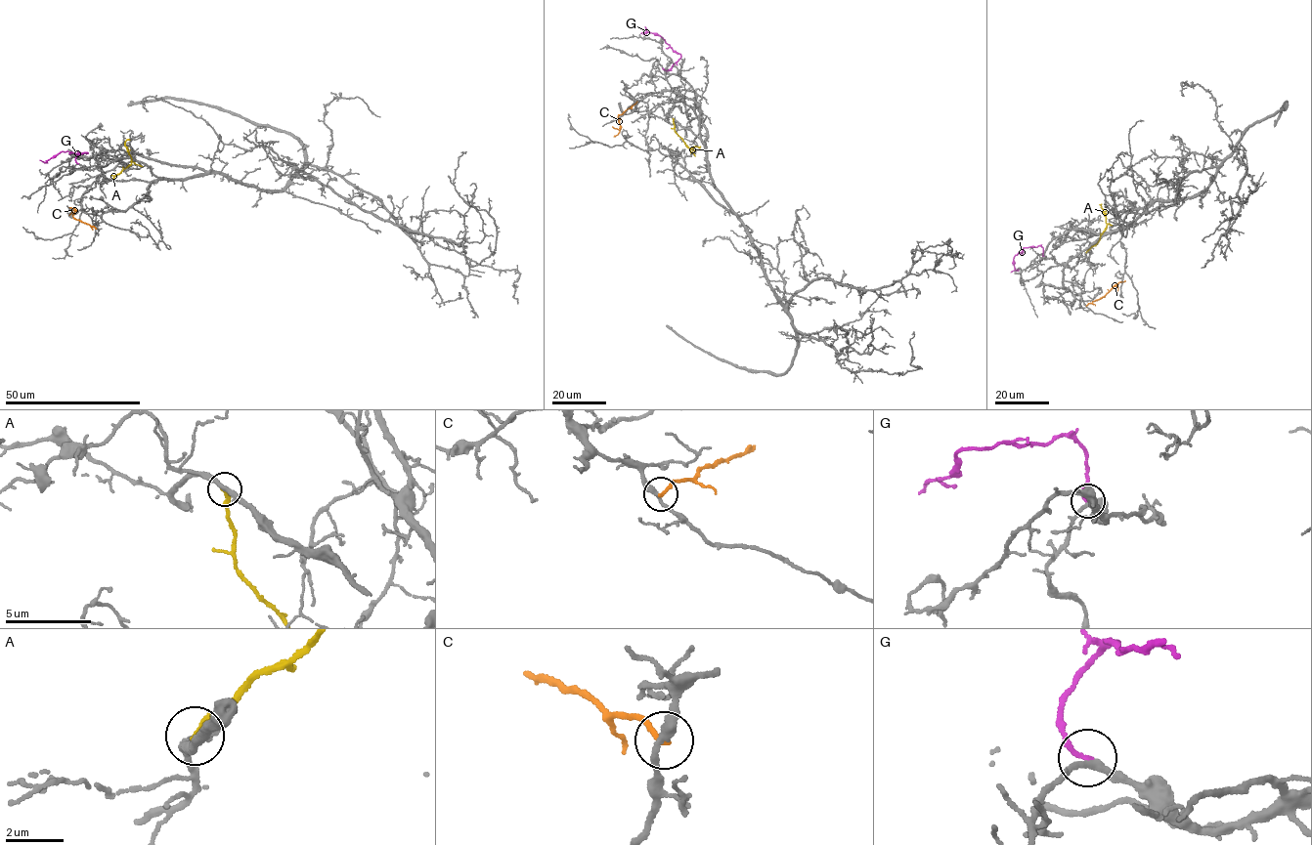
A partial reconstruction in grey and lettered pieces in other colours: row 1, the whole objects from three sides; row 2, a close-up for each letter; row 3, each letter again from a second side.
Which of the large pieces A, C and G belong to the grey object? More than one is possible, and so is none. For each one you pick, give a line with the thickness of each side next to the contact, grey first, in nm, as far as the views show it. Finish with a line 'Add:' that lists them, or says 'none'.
G: Thickness 220 nm (grey) against 160 nm
Add: G

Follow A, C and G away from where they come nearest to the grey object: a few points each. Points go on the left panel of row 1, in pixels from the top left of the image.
A: (113, 179), (131, 163), (125, 143), (130, 140)
C: (96, 229), (76, 220), (72, 215), (76, 211), (69, 207)
G: (77, 163), (75, 157), (78, 153), (87, 152), (63, 151), (46, 162), (40, 160)

